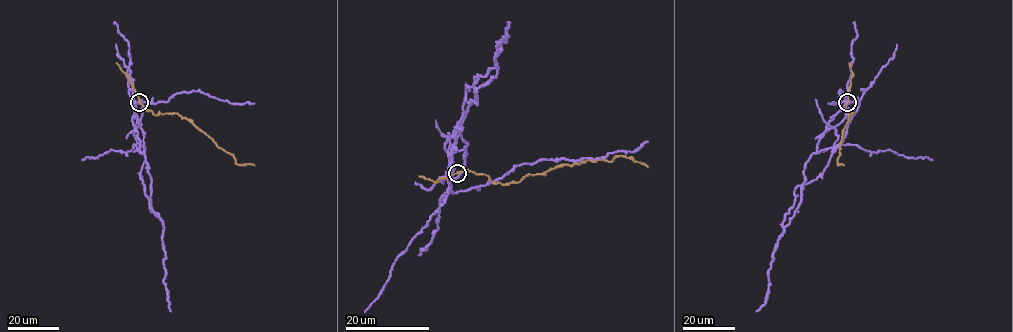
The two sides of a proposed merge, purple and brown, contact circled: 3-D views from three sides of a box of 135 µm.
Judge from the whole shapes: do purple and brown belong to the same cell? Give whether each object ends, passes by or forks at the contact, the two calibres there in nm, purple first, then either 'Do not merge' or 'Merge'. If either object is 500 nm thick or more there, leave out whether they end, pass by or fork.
At the ring purple ends. At the ring brown passes by. Thickness 100 nm (purple) against 240 nm. Do not merge

